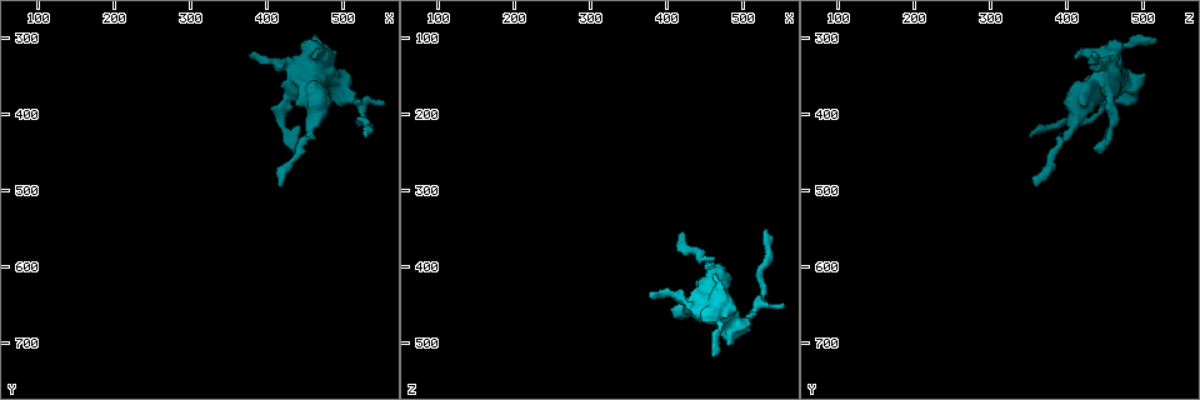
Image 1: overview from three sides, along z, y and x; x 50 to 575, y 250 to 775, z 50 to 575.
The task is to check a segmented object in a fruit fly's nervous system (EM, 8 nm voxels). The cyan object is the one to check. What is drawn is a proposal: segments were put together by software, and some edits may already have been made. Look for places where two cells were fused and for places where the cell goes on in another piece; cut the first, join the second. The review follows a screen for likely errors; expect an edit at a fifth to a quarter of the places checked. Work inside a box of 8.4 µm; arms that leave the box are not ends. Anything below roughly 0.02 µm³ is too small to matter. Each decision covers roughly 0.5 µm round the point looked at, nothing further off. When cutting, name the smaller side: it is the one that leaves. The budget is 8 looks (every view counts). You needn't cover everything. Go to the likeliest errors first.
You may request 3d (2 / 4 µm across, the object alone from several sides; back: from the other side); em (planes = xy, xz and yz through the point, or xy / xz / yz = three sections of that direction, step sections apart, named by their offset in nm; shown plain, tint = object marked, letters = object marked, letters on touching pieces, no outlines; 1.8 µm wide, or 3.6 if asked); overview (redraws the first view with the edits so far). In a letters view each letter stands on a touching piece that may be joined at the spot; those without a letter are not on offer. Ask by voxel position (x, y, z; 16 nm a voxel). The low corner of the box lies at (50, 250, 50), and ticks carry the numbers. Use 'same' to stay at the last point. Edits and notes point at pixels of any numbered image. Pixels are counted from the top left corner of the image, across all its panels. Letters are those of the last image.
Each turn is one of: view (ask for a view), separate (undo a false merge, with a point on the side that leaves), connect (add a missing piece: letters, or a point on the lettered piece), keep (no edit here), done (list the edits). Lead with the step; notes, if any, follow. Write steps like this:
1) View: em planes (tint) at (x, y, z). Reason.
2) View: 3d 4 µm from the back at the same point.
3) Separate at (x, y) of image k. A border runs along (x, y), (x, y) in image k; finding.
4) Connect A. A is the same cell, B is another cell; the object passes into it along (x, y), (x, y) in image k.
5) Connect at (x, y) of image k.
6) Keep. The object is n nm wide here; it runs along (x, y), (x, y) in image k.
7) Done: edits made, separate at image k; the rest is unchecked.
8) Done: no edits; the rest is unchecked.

View: em xy step 16 (tint) at (435, 445, 435). Free end.

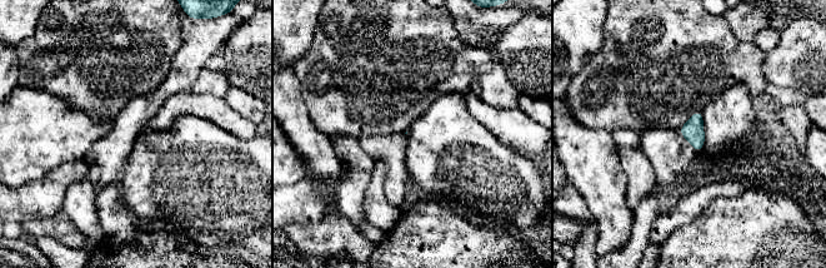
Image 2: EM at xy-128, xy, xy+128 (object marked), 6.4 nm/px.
View: em planes (letters) at the same point.

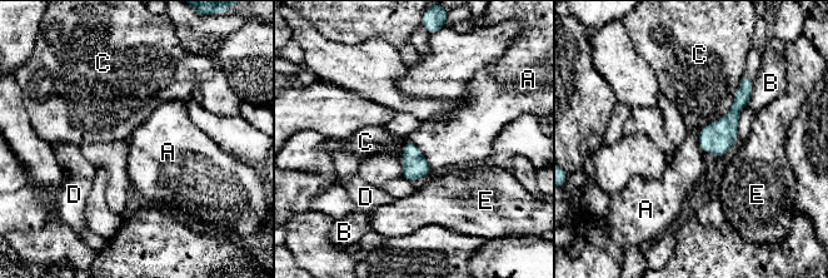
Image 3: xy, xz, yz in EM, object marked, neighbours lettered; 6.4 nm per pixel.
Keep. A, B, C, D and E are other cells; a border runs along (407, 139), (420, 150), (432, 169) in image 3; no lettered piece goes on from it.

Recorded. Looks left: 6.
View: 3d 4 µm from the back at (465, 305, 515). An open end.

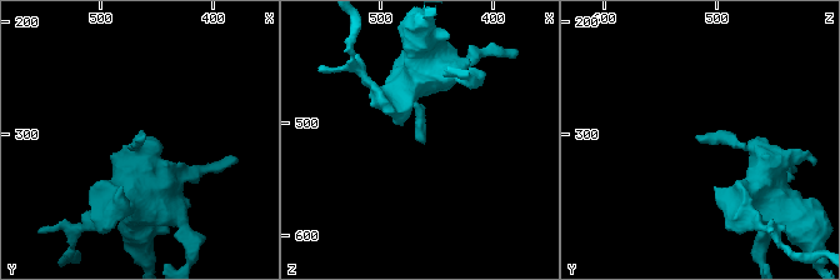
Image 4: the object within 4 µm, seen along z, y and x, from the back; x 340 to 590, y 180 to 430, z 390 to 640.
View: em xz step 8 (tint) at (462, 304, 518). Need the tissue.

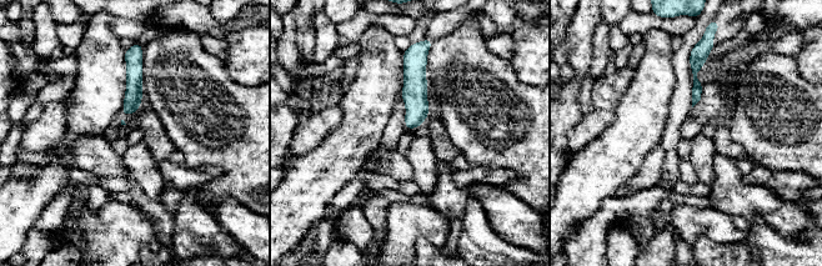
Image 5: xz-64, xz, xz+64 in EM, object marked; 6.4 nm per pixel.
View: em yz step 4 (letters) at the same point. Cut it another way.

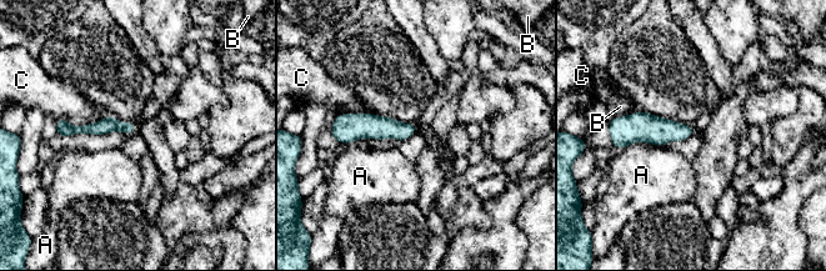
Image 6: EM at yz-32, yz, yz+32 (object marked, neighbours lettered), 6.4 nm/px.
Keep. The object is 80 nm wide here; A, B and C are other cells; no lettered piece goes on from it.

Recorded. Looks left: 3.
View: 3d 2 µm from the back at (375, 320, 430).

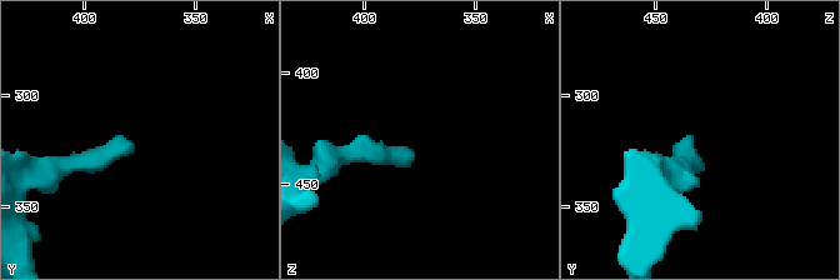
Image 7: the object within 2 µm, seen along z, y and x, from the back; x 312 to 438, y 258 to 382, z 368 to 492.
View: em xy step 4 (tint) at (379, 321, 435).

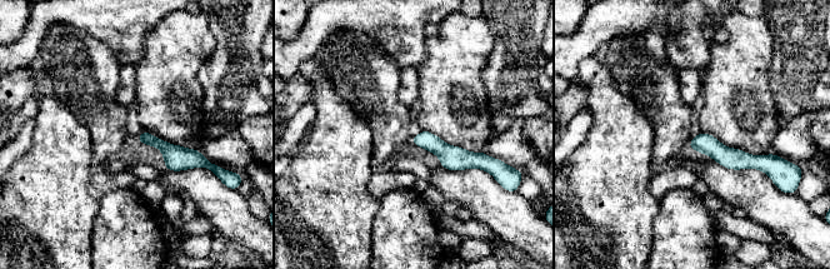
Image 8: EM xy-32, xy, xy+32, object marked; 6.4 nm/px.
View: em planes (letters) at the same point.

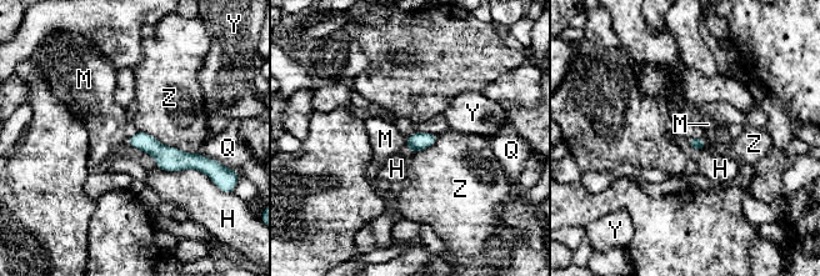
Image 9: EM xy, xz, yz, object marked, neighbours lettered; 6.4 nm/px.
Keep. The longest contact is with Z, 420 nm; H, M, Q, Y and Z are other cells; a border runs along (405, 139), (406, 145) in image 9; none of them fits.

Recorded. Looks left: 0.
Done: no edits; the rest is unchecked.

